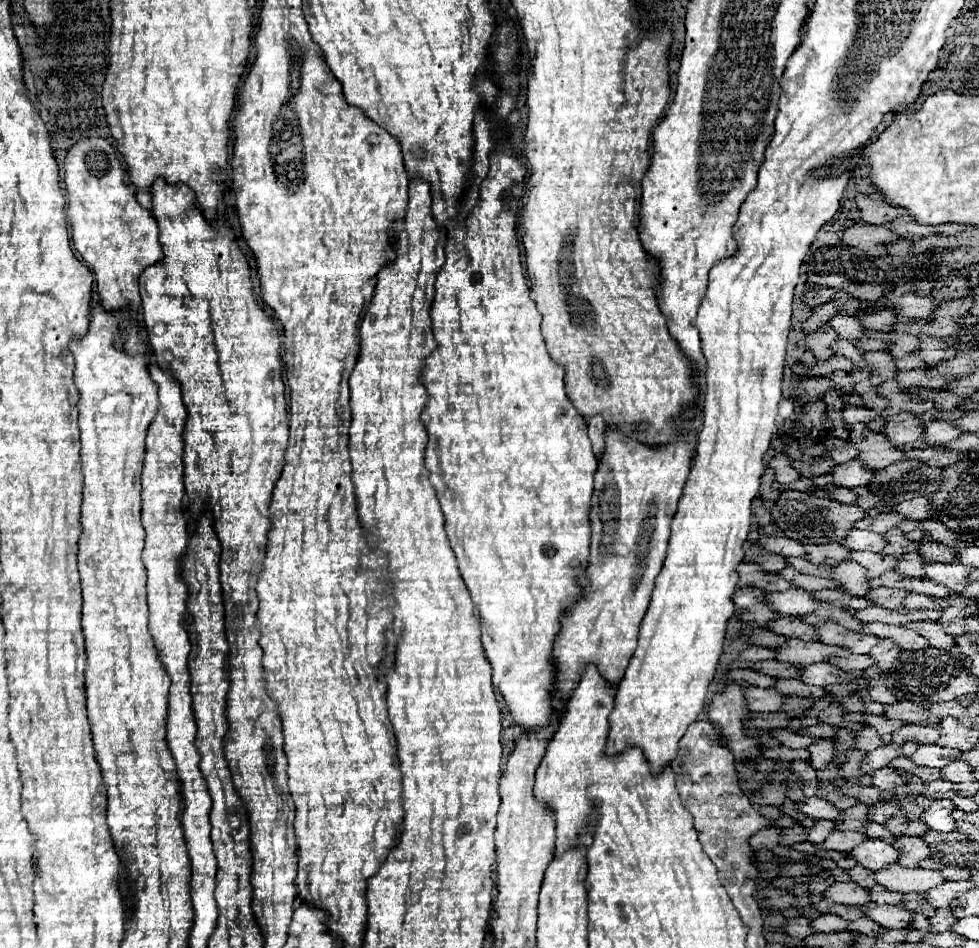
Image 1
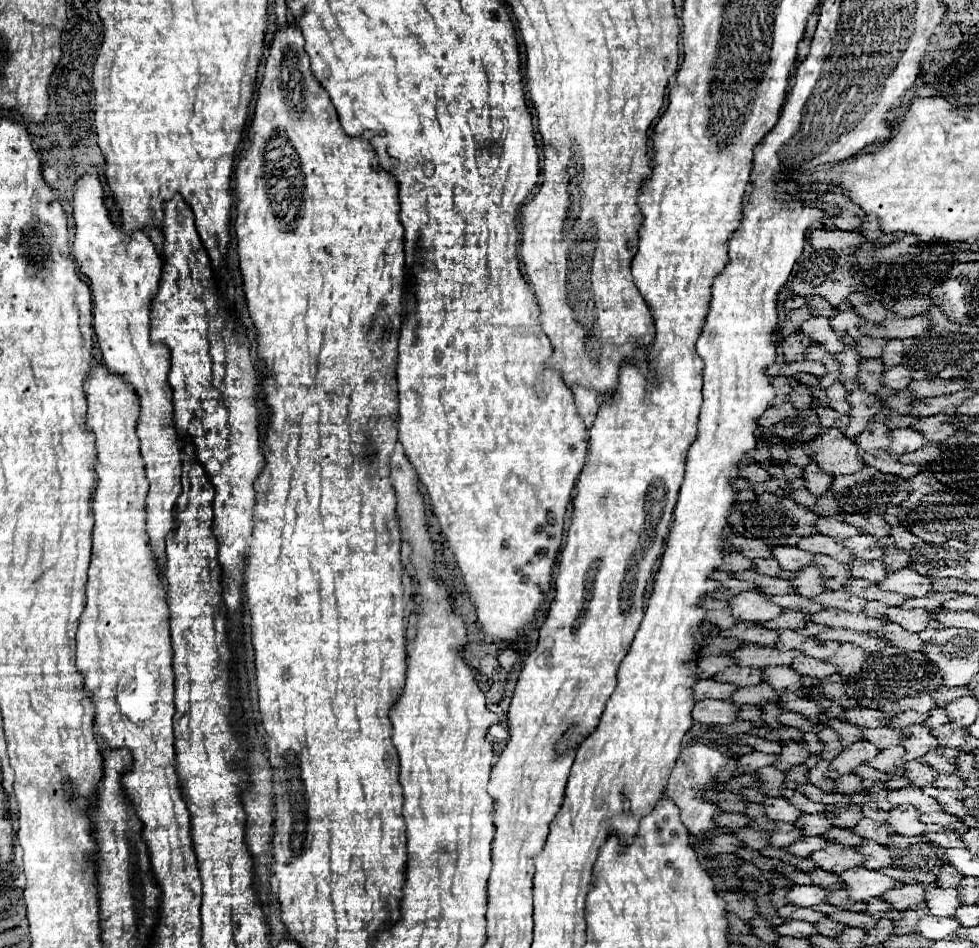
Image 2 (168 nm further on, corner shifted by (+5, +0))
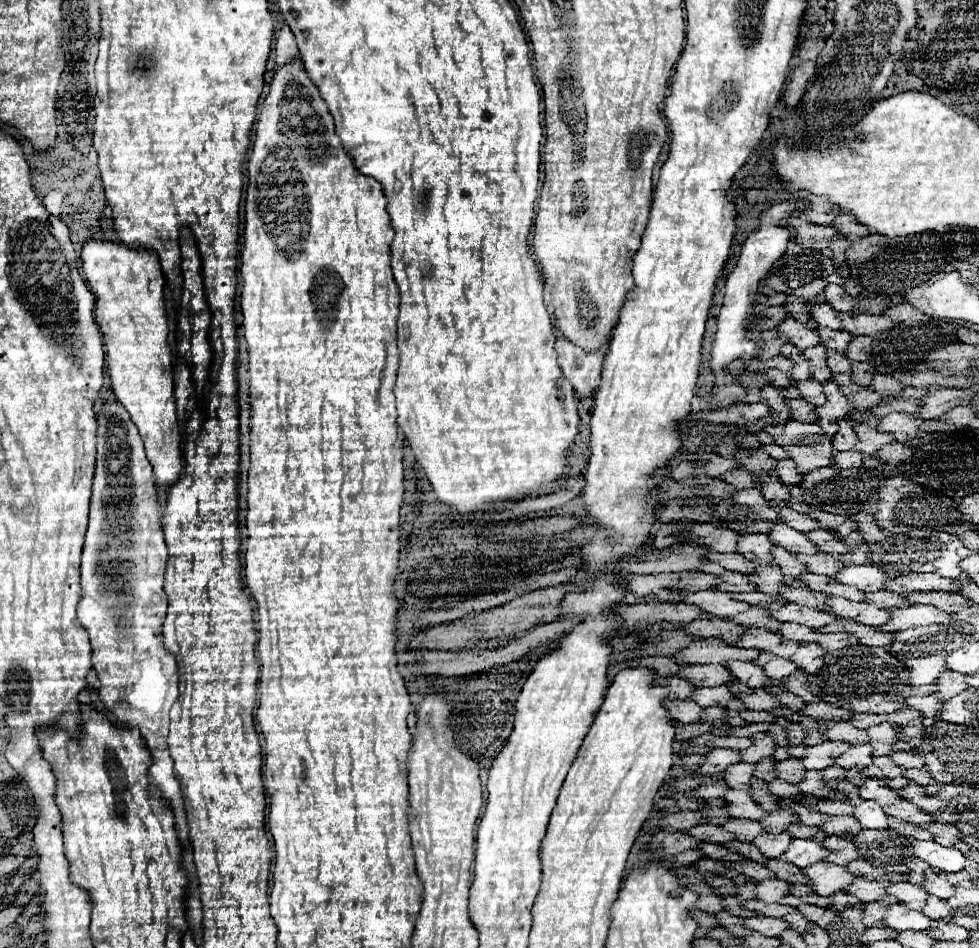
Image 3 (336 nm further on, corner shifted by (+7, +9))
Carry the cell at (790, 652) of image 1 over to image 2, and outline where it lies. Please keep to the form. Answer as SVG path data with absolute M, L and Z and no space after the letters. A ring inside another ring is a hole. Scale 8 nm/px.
M745 645L733 653L737 657L737 665L743 667L771 667L771 665L791 665L801 651L781 651L777 647L763 647L763 645Z

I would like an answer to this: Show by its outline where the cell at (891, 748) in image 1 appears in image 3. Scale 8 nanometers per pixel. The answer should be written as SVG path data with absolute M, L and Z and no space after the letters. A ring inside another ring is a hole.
M823 742L817 746L811 746L805 750L801 762L805 770L823 770L827 766L835 764L835 758L845 752L849 748L849 744L845 742Z

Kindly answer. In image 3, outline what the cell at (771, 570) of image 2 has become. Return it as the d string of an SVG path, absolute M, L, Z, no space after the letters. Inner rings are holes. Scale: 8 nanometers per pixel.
M707 552L707 554L705 554L705 560L707 560L707 562L717 562L721 568L731 570L731 572L743 572L743 574L749 574L749 572L755 570L753 562L749 562L747 558L743 558L743 556L737 554L737 552L733 552L733 554Z

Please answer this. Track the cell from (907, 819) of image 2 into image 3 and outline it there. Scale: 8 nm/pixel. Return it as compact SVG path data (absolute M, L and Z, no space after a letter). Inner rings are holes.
M861 800L855 804L853 818L857 818L863 828L887 828L887 816L883 808L871 800Z

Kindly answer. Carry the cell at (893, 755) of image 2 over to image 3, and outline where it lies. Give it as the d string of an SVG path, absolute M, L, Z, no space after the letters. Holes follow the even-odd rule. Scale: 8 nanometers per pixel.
M857 744L857 746L851 746L849 750L845 750L845 752L841 754L841 758L835 760L835 766L847 768L847 770L851 770L851 768L863 770L863 768L873 760L871 750L873 750L871 744Z

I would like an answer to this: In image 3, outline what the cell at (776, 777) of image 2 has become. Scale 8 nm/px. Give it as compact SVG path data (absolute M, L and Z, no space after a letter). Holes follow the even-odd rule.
M733 764L725 770L725 784L735 788L735 790L747 790L749 788L749 780L753 778L753 764Z

